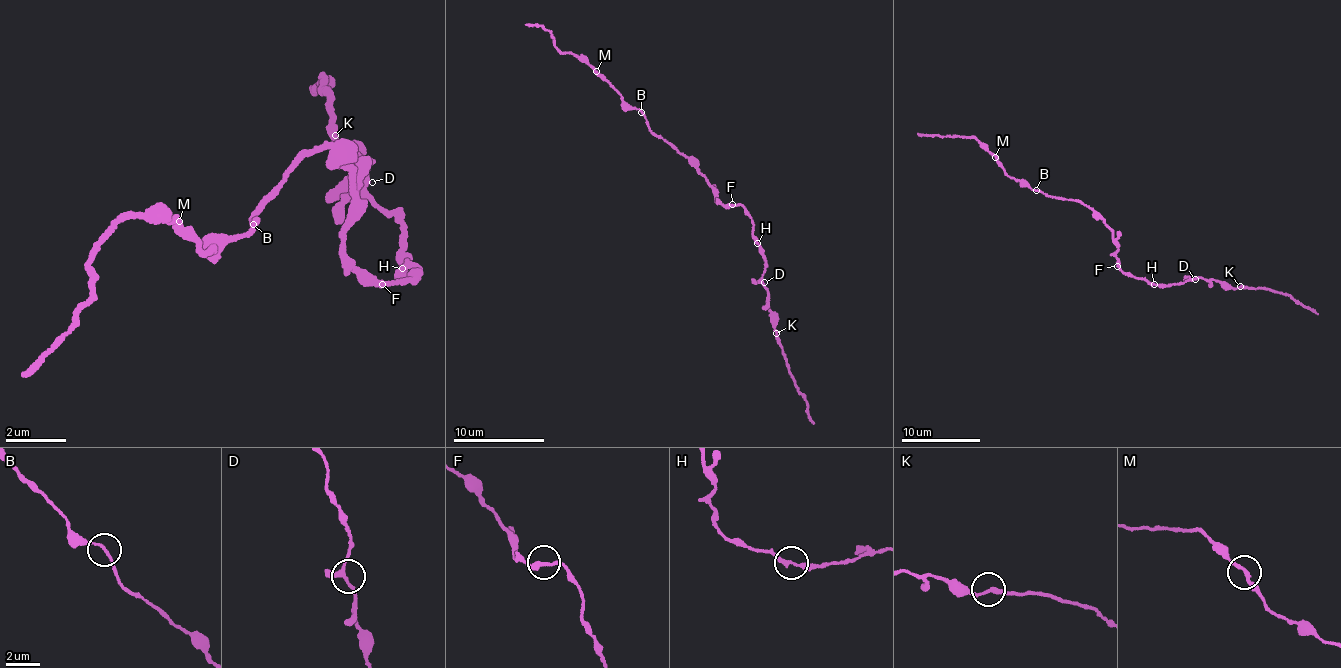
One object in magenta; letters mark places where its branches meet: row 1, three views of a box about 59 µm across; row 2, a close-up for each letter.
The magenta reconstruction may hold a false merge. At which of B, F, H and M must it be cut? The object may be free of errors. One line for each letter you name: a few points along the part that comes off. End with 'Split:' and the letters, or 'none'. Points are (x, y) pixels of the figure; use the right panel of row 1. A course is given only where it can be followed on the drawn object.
Split: none

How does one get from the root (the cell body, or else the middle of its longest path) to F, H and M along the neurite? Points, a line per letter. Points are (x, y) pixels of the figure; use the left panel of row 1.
F: (351, 215), (351, 228), (341, 232), (341, 251), (382, 284)
H: (351, 215), (341, 251), (379, 281), (417, 278), (414, 261), (397, 267), (403, 266)
M: (351, 215), (356, 165), (321, 146), (303, 153), (261, 200), (257, 224), (225, 247), (198, 246), (179, 221)

